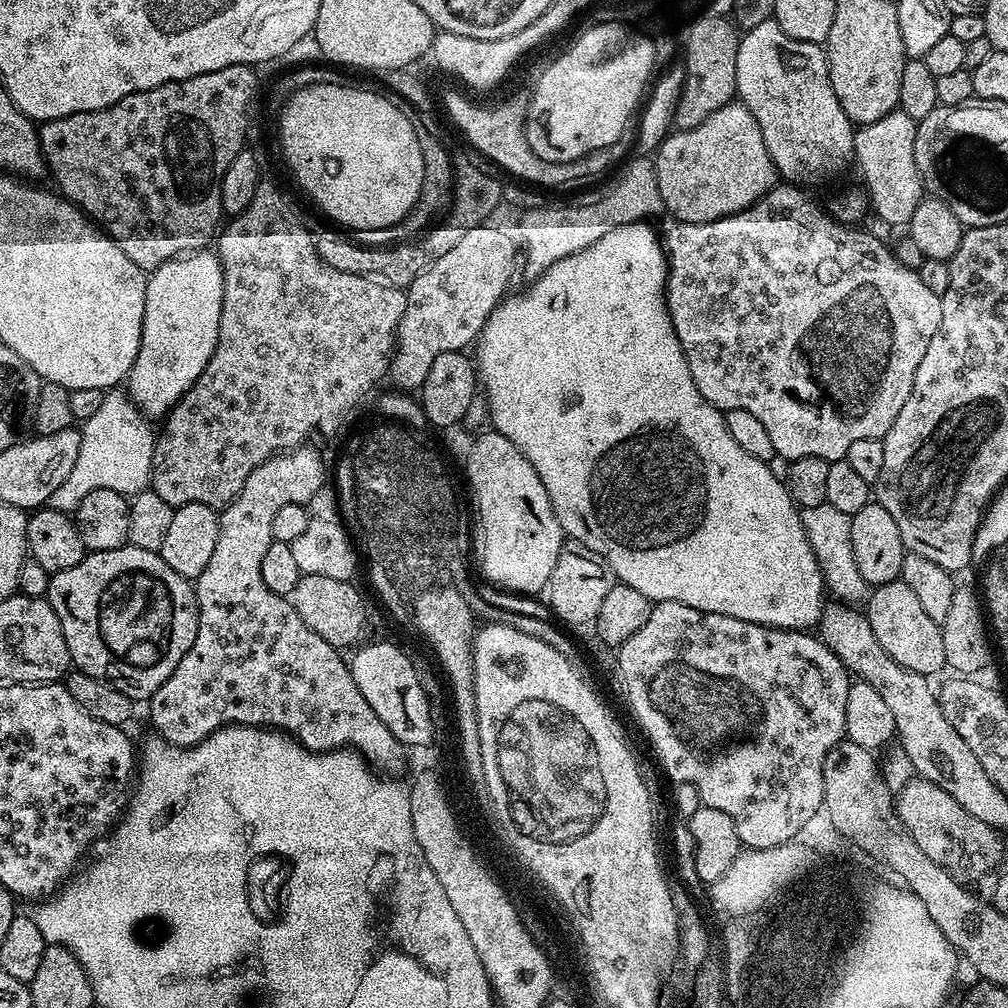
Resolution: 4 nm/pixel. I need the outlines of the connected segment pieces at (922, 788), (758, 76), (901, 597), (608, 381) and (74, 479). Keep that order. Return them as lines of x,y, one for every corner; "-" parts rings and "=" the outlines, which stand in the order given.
911,778
895,793
894,807
900,827
916,843
918,850
938,866
955,874
957,877
984,876
1004,856
1005,837
996,829
986,826
964,810
938,786
929,780
=
773,19
762,22
762,26
754,26
753,28
747,29
747,31
741,35
740,45
738,46
736,96
738,97
739,103
746,105
750,110
750,114
754,114
754,118
762,130
762,138
766,142
766,150
770,154
772,165
775,166
777,173
779,173
785,181
791,182
797,186
820,184
823,180
830,179
835,172
842,171
847,164
851,165
853,163
854,153
852,147
856,141
854,125
851,118
846,114
846,110
842,110
842,106
838,102
838,94
834,94
834,86
830,86
828,53
821,45
811,44
810,42
798,42
794,38
790,38
790,34
786,34
786,30
782,30
782,26
778,26
=
904,580
875,585
866,601
866,615
870,630
874,630
874,638
878,638
878,646
882,646
882,650
886,650
886,654
906,670
932,678
939,668
945,667
942,630
934,618
926,615
926,609
=
641,222
639,224
618,226
614,230
610,230
610,234
598,238
598,242
594,242
594,246
586,246
586,250
582,250
578,254
570,254
566,258
554,262
554,266
550,266
541,276
537,276
531,281
532,288
518,293
517,296
509,295
497,304
496,309
488,316
488,320
484,323
484,329
480,331
479,337
474,344
474,349
476,348
474,364
478,369
479,379
482,381
482,391
488,396
491,427
495,431
501,432
506,438
510,438
510,442
514,442
514,446
518,446
518,450
530,462
530,466
534,466
538,478
542,478
542,486
546,486
546,494
554,506
554,514
562,526
565,537
568,540
576,540
579,544
585,544
590,550
594,550
594,554
603,556
604,561
610,566
610,570
614,573
619,583
626,586
634,586
634,590
638,590
641,594
646,594
646,598
653,602
661,600
682,602
686,606
694,606
694,610
699,612
726,614
730,618
742,618
744,622
754,622
755,624
768,624
772,628
786,628
789,630
815,629
819,625
820,616
826,607
826,599
824,600
824,596
826,597
826,585
824,574
818,564
818,558
814,558
814,550
810,546
810,538
806,538
806,530
802,526
800,509
797,508
796,503
792,500
792,496
788,493
787,483
781,477
779,480
768,469
771,467
765,461
758,458
750,458
750,454
746,454
746,450
742,450
742,446
738,446
738,442
734,442
734,437
730,435
730,430
726,430
724,413
719,408
715,408
710,402
706,402
706,398
700,393
698,386
694,386
694,378
690,378
690,366
686,362
686,354
674,334
674,326
668,313
668,302
666,299
668,258
666,248
661,241
660,244
656,241
656,232
650,225
651,223
=
117,386
105,391
102,406
79,429
78,462
66,474
66,482
54,490
51,507
60,512
75,513
76,507
94,490
114,490
129,498
149,487
152,478
152,459
157,433
152,432
143,412
132,403
127,391

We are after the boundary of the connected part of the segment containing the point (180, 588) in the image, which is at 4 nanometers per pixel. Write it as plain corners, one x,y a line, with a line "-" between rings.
131,546
102,550
101,552
88,552
82,558
82,562
78,562
78,566
70,566
70,570
51,573
46,599
48,605
54,610
54,614
58,614
58,622
62,626
62,634
66,638
66,650
72,659
71,667
77,672
90,674
90,678
102,678
106,682
110,682
134,702
151,701
158,686
162,686
162,682
166,682
166,678
170,678
170,674
174,674
178,662
182,662
182,654
186,654
186,650
190,650
190,646
194,646
194,638
198,634
198,602
193,581
178,574
178,570
170,570
170,566
166,566
166,562
159,552

